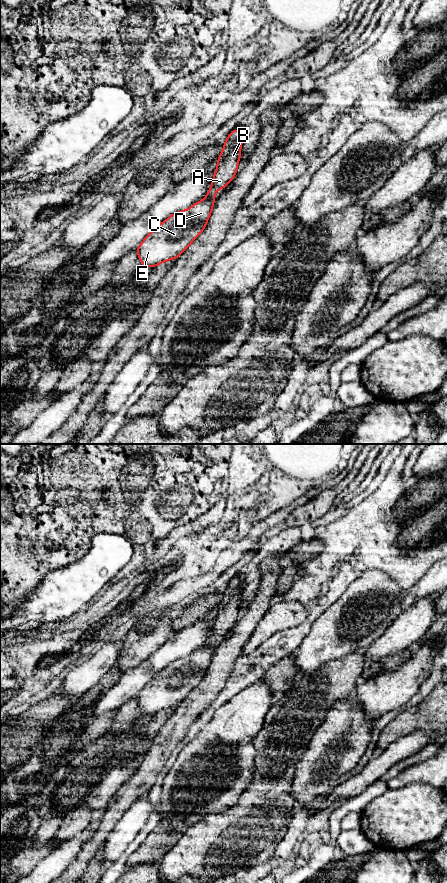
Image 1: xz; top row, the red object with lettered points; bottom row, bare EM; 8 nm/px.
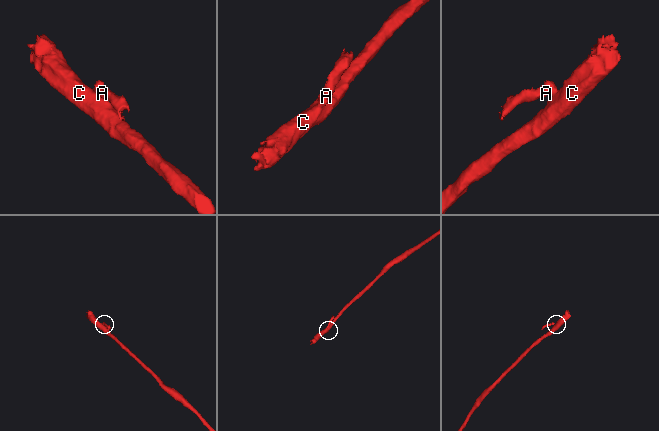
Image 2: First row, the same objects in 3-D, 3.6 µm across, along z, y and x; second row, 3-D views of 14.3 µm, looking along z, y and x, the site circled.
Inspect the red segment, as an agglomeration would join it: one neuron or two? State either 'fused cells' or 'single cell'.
fused cells

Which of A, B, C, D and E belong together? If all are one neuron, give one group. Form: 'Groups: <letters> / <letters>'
Groups: A B / C D E

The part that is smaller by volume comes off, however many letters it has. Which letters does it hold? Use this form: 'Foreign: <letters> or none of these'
Foreign: A, B

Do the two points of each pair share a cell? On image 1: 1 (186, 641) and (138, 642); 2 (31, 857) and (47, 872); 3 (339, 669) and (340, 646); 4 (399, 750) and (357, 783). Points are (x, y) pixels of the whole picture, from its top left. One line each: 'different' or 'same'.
1: different
2: different
3: different
4: same

